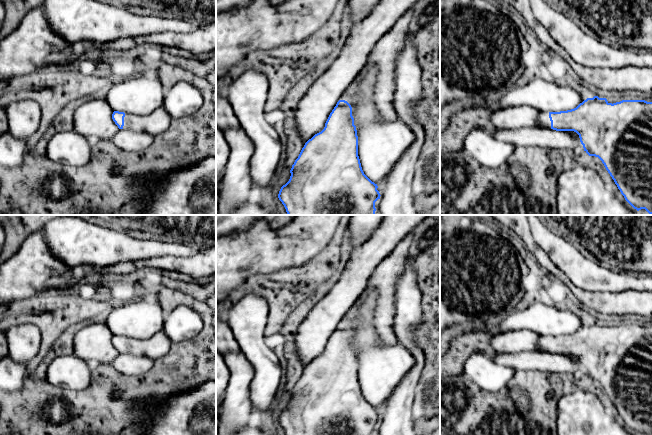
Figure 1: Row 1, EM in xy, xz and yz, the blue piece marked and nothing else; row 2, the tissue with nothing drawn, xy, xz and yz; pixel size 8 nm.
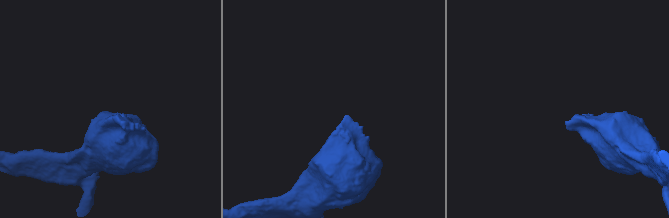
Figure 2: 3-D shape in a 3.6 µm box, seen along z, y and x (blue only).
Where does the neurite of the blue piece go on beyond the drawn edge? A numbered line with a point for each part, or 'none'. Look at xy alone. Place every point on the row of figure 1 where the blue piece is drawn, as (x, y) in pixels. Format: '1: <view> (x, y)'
1: xy (157, 122)

